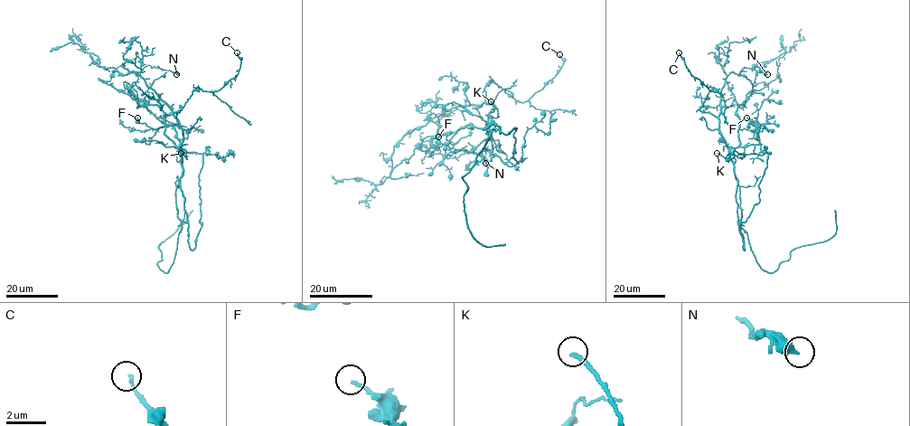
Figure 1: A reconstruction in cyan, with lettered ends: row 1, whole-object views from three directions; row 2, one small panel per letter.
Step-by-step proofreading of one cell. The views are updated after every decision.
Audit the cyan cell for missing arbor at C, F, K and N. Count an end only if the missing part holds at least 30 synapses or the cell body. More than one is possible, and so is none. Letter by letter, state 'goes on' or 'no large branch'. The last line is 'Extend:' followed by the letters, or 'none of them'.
C: no large branch
F: no large branch
K: no large branch
N: no large branch
Extend: none of them

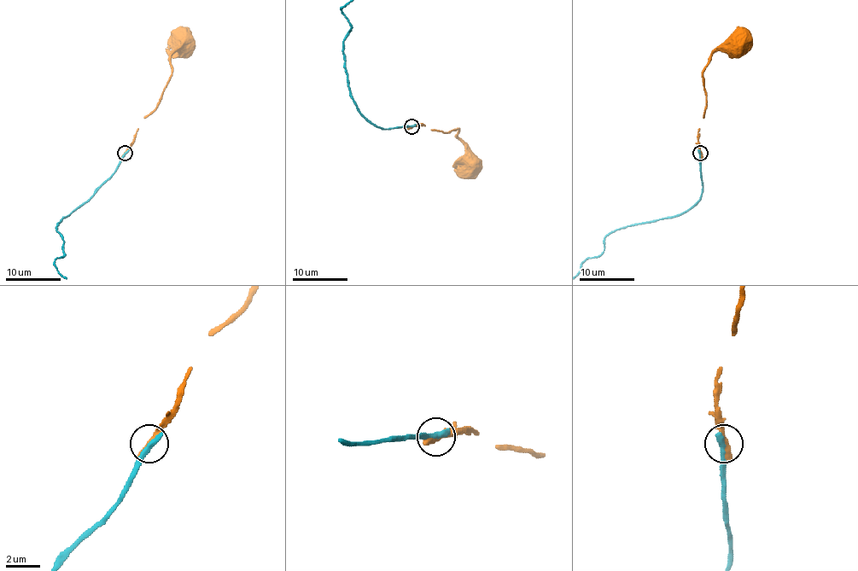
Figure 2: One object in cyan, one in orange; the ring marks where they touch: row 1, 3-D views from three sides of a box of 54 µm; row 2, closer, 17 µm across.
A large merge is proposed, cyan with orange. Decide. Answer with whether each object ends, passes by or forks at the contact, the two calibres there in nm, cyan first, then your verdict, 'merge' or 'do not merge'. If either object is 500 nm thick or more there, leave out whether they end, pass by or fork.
cyan ends; orange ends; calibres 400 and 400 nm; do not merge

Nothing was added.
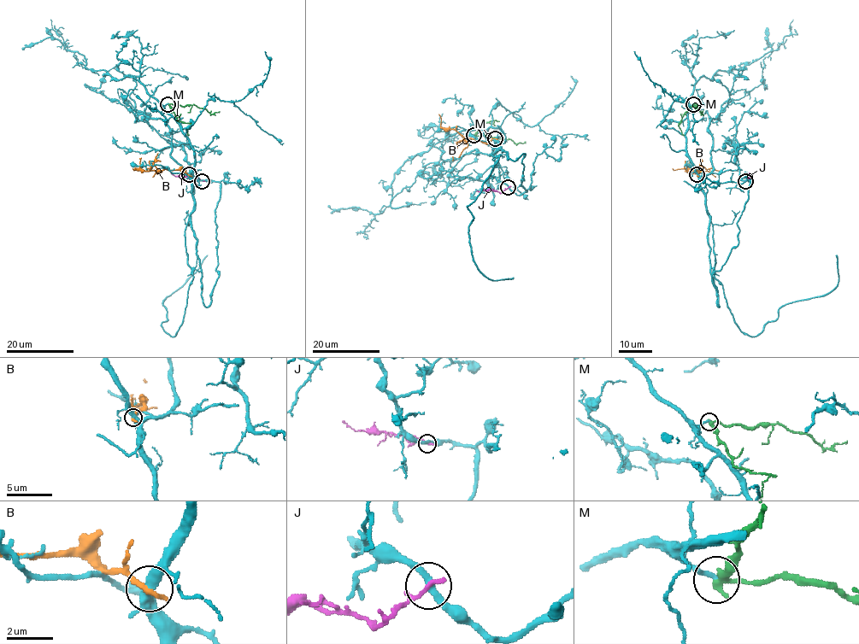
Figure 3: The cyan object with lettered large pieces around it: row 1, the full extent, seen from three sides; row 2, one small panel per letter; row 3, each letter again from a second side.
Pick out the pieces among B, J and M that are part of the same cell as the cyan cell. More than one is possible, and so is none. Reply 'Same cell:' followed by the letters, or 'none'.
Same cell: none

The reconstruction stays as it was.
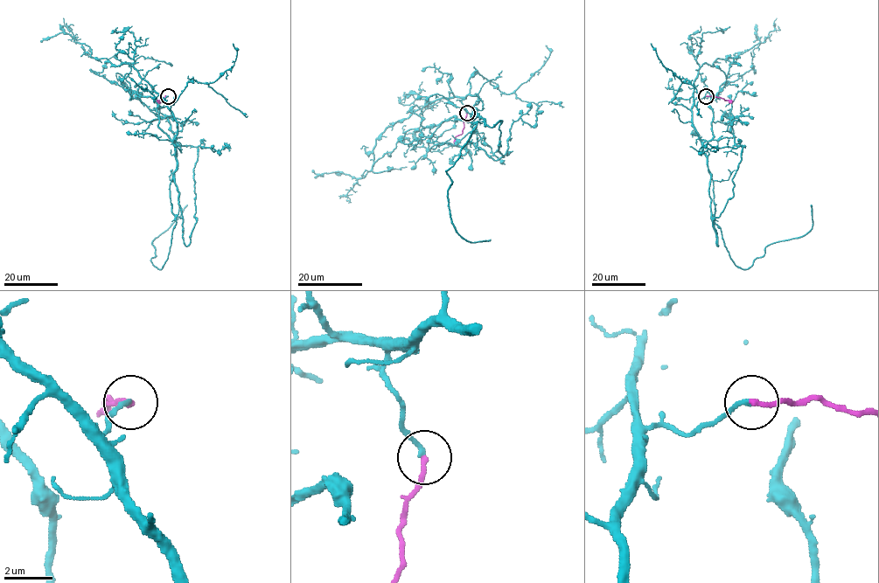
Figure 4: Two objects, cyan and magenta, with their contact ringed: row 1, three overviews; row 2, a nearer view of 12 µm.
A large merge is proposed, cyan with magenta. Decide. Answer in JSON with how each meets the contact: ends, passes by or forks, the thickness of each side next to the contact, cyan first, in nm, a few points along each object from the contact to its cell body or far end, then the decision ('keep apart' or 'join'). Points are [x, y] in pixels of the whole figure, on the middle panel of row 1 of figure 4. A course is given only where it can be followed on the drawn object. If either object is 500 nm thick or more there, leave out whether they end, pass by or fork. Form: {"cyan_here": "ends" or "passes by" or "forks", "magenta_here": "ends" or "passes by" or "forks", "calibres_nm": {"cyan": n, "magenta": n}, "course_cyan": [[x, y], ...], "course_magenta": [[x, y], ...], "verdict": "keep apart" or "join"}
{"cyan_here": "ends", "magenta_here": "ends", "calibres_nm": {"cyan": 190, "magenta": 200}, "course_cyan": [[467, 112], [461, 99], [476, 95], [474, 118], [491, 127], [501, 121], [503, 156], [444, 142], [411, 169]], "course_magenta": [[467, 113], [462, 133], [455, 139], [458, 144]], "verdict": "join"}

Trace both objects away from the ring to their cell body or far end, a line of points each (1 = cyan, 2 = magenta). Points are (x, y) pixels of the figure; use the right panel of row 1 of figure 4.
1: (706, 96), (692, 121), (717, 246), (712, 221), (734, 195), (745, 145), (735, 142), (732, 101), (752, 81)
2: (707, 96), (713, 95), (732, 103)

